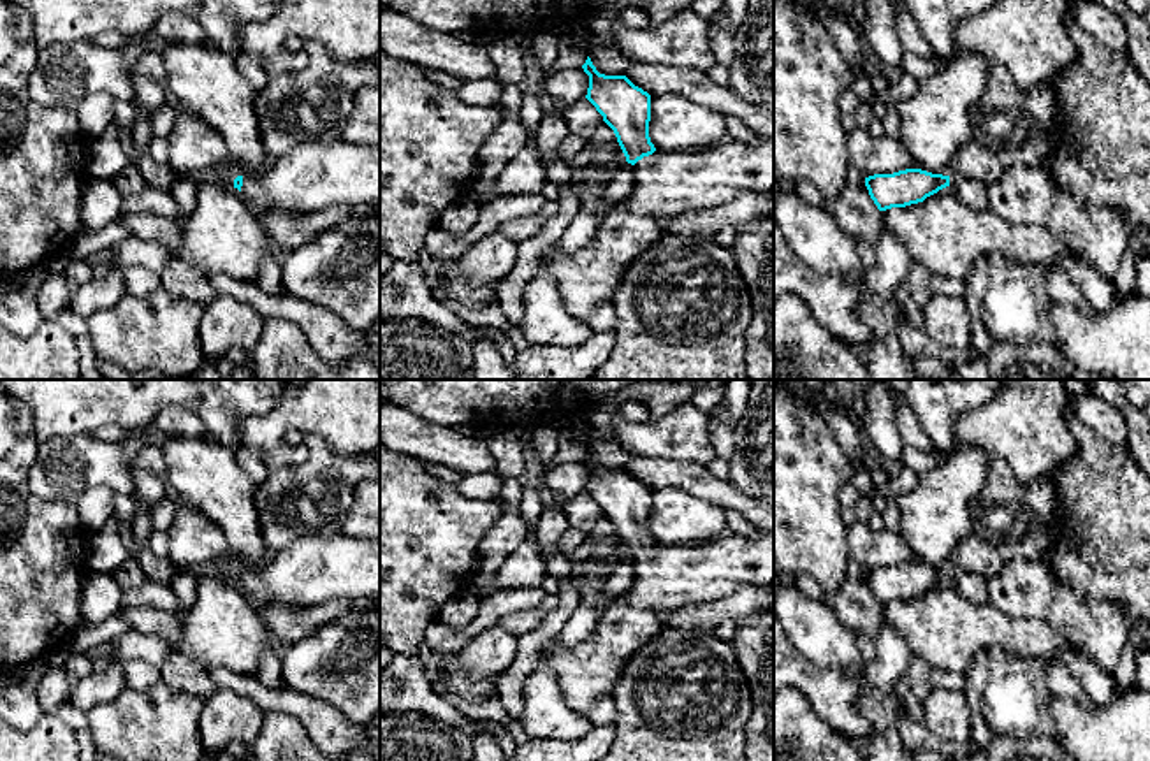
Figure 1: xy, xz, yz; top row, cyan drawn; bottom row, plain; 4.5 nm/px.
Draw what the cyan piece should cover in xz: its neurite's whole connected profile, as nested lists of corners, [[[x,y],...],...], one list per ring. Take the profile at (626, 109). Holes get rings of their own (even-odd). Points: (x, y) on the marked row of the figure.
[[[587,56],[582,65],[589,76],[586,98],[614,130],[626,162],[635,167],[635,186],[630,197],[608,211],[593,241],[573,253],[559,253],[554,244],[542,257],[538,272],[554,278],[563,306],[584,320],[605,302],[612,302],[628,267],[666,230],[665,221],[682,213],[717,207],[742,192],[774,193],[774,141],[758,135],[753,144],[728,139],[700,151],[658,151],[649,137],[651,95],[635,86],[626,76],[605,76]]]

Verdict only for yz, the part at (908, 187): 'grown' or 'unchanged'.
unchanged

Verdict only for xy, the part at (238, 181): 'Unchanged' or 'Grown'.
Grown

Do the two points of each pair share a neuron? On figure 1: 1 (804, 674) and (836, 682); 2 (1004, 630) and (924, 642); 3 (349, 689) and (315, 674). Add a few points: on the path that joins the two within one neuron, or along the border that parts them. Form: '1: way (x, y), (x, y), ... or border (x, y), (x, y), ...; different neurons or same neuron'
1: way (811, 681), (829, 682); same neuron
2: way (985, 630), (943, 630); same neuron
3: way (340, 681), (333, 674), (324, 674); same neuron

